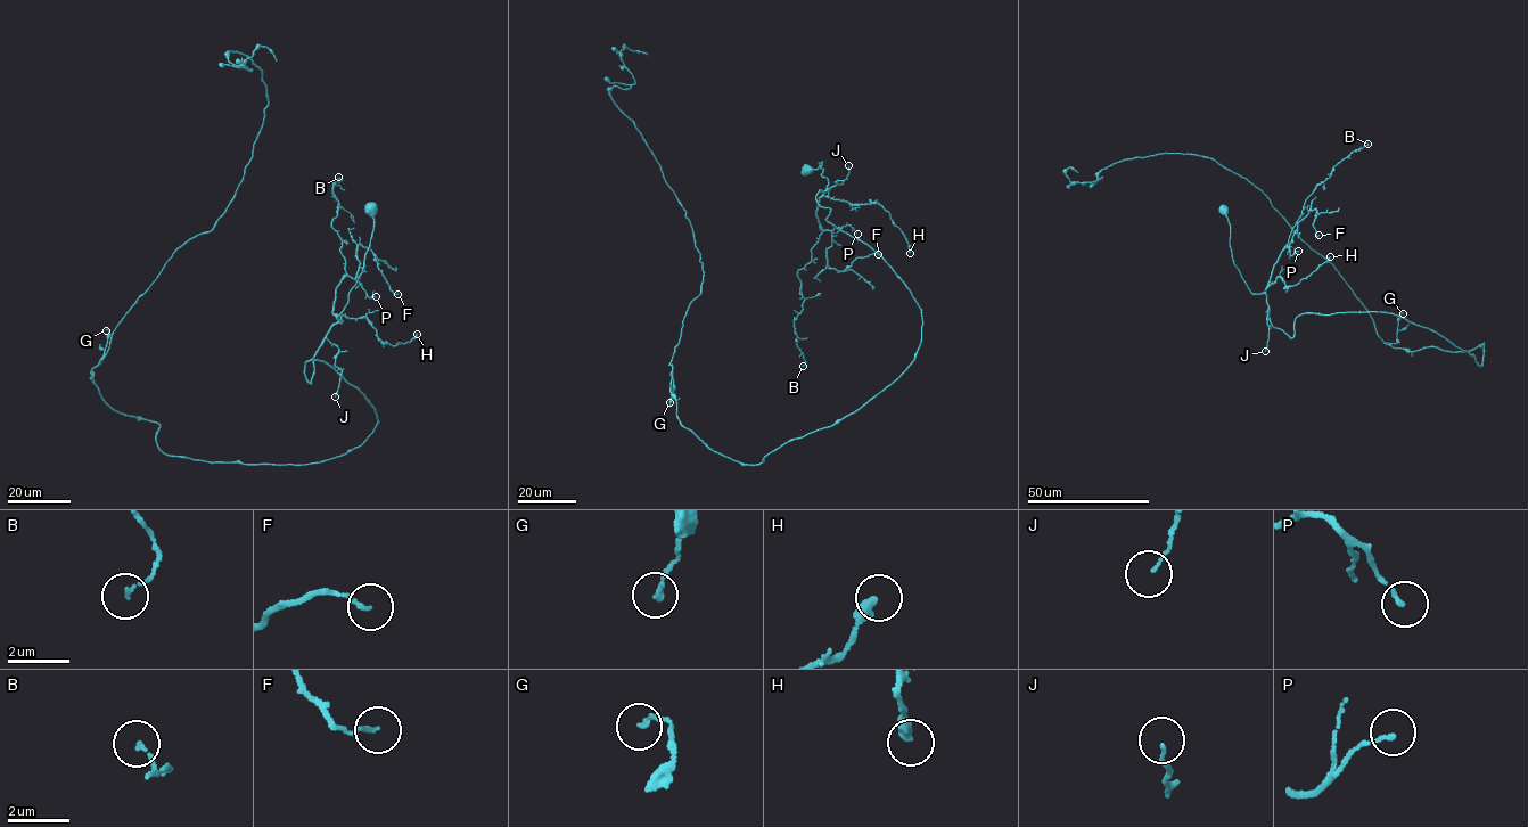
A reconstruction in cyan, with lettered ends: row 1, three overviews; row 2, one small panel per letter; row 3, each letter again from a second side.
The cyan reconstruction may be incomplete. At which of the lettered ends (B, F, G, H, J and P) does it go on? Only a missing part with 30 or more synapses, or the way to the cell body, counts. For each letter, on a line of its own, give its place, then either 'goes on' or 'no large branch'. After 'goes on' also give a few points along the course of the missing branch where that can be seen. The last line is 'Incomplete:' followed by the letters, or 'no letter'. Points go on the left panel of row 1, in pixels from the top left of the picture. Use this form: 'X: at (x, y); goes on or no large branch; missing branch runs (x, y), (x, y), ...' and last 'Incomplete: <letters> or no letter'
B: at (338, 177); no large branch
F: at (397, 294); no large branch
G: at (106, 330); no large branch
H: at (417, 334); no large branch
J: at (335, 396); no large branch
P: at (376, 296); no large branch
Incomplete: no letter

